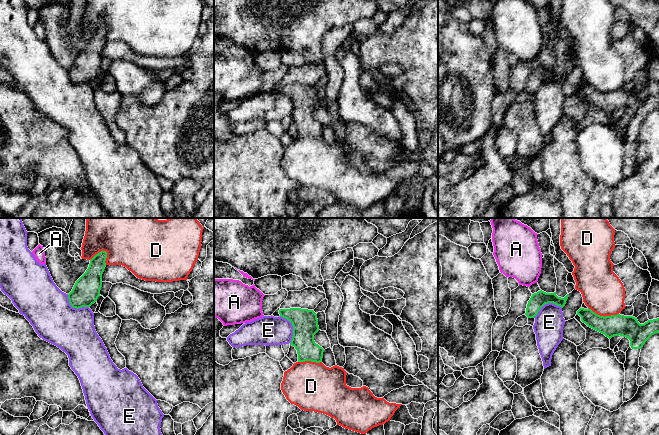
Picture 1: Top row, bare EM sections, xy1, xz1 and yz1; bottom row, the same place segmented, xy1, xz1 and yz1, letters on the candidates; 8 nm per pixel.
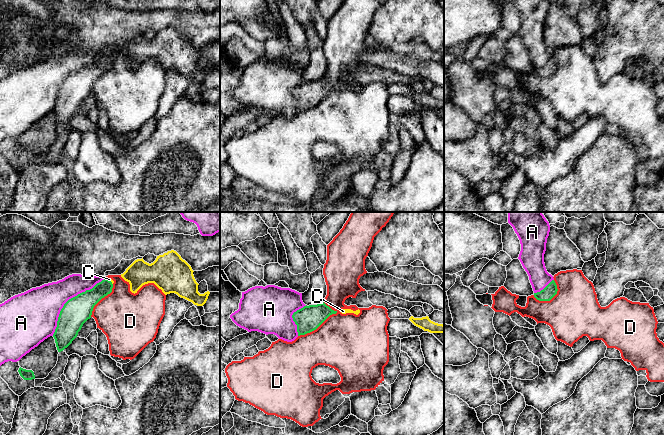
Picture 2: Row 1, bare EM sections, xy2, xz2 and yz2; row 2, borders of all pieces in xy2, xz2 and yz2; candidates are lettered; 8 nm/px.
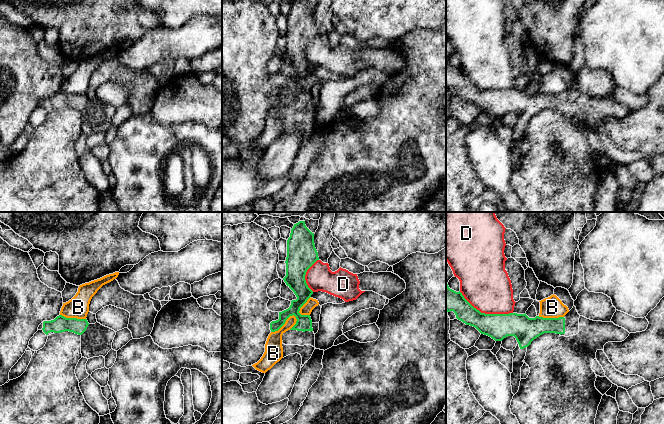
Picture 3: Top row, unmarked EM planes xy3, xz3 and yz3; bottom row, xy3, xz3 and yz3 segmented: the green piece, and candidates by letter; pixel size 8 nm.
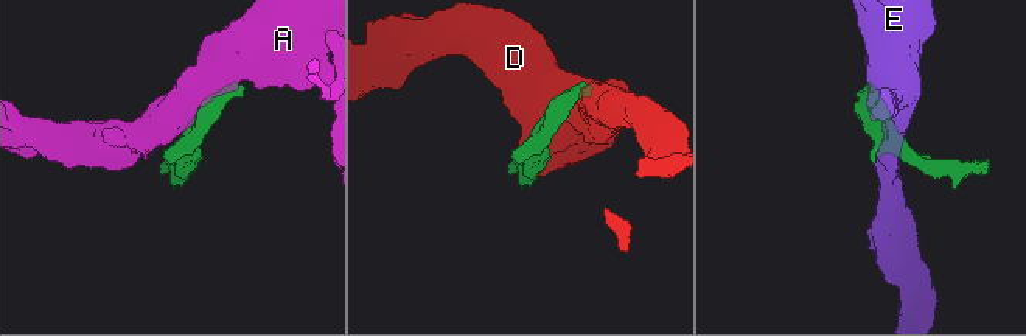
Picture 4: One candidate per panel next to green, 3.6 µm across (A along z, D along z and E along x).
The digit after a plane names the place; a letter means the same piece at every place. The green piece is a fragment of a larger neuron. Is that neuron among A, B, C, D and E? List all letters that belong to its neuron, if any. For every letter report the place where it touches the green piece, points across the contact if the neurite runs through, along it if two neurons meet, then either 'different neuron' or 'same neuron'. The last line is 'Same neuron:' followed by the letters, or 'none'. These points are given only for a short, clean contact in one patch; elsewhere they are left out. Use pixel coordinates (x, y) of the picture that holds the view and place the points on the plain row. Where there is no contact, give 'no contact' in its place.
A: xy2 (69, 75) | different neuron
B: xz3 (284, 99) | along xz3 (296, 93), (291, 91), (277, 106), (271, 108) | different neuron
C: xy2 (110, 57) | across xy2 (86, 77), (110, 57), (109, 55) | same neuron
D: yz3 (484, 89) | different neuron
E: xz1 (293, 104) | along xz1 (280, 91), (291, 99), (292, 115), (290, 119) | different neuron
Same neuron: C

